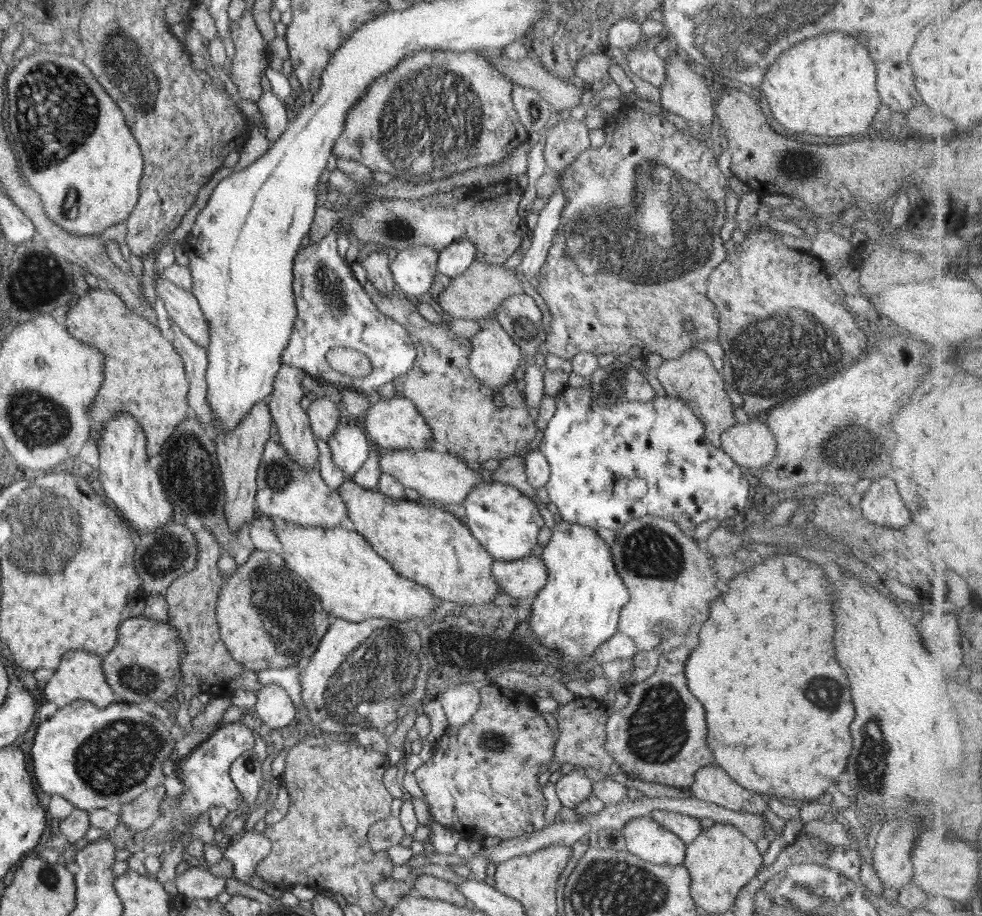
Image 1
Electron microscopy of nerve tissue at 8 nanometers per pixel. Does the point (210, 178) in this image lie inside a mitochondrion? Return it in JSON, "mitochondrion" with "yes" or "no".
{"mitochondrion":"no"}

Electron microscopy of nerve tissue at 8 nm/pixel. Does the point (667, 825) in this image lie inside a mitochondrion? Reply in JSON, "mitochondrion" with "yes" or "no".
{"mitochondrion":"no"}

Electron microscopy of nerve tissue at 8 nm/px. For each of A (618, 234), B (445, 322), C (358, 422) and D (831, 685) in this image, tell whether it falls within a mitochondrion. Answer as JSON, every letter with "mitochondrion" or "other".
{"A":"mitochondrion","B":"other","C":"other","D":"mitochondrion"}

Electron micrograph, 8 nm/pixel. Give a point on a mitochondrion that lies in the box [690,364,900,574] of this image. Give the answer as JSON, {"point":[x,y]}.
{"point":[847,443]}

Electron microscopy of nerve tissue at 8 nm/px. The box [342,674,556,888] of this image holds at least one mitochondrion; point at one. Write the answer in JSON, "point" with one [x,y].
{"point":[498,741]}

